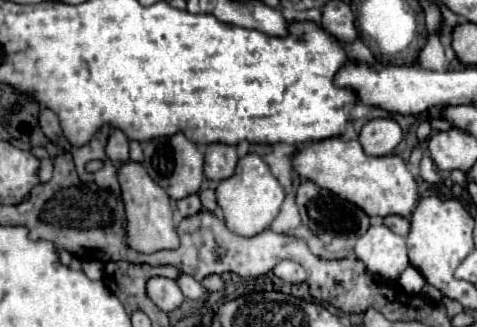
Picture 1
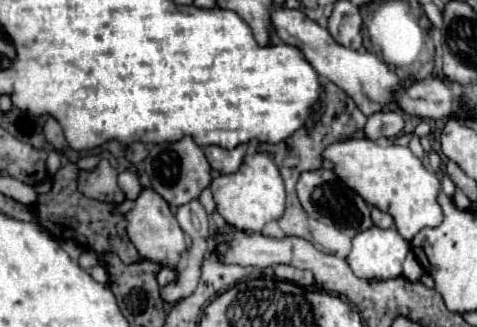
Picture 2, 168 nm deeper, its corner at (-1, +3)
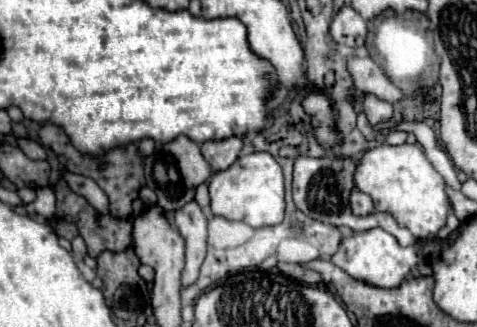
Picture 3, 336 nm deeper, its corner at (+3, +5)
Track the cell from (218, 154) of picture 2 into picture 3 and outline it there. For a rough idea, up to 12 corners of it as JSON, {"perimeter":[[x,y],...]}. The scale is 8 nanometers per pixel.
{"perimeter":[[242,138],[208,140],[202,156],[218,172],[230,168]]}

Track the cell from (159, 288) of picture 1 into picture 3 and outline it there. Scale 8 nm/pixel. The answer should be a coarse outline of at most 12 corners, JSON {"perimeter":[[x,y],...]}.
{"perimeter":[[194,200],[176,212],[186,242],[182,286],[206,256],[206,218]]}

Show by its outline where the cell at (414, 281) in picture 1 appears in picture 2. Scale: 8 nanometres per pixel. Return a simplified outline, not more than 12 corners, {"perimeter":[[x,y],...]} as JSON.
{"perimeter":[[411,251],[403,263],[402,276],[420,280],[424,269]]}

